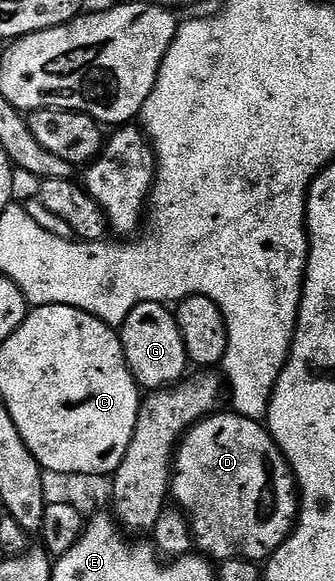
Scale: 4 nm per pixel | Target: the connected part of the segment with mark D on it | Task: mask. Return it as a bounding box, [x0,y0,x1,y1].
[170,412,298,560]

